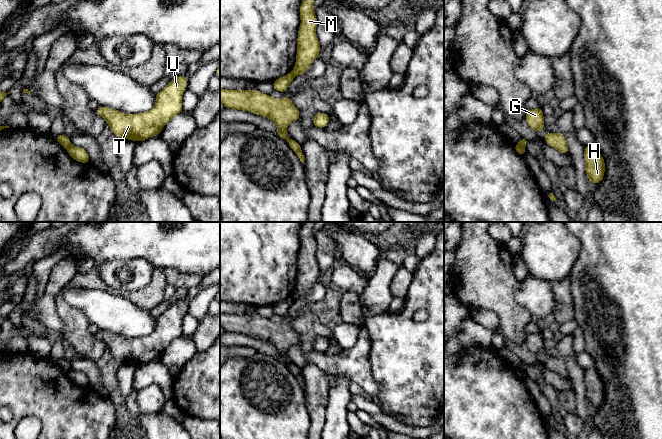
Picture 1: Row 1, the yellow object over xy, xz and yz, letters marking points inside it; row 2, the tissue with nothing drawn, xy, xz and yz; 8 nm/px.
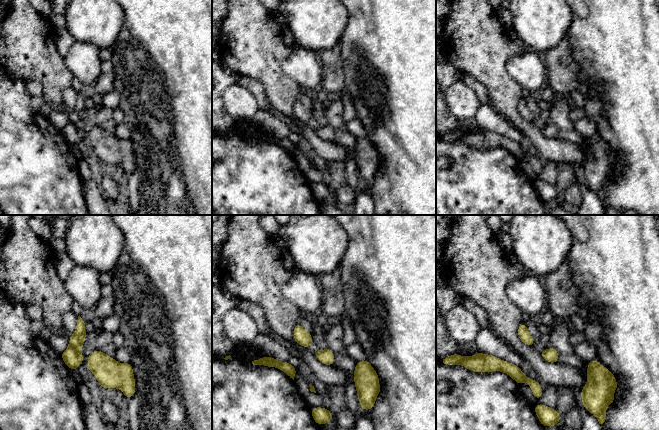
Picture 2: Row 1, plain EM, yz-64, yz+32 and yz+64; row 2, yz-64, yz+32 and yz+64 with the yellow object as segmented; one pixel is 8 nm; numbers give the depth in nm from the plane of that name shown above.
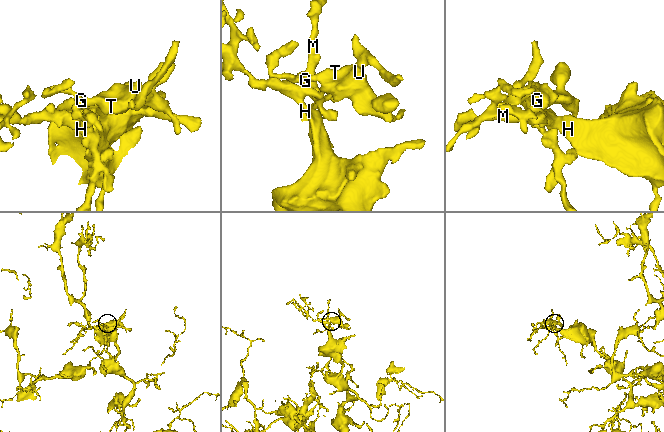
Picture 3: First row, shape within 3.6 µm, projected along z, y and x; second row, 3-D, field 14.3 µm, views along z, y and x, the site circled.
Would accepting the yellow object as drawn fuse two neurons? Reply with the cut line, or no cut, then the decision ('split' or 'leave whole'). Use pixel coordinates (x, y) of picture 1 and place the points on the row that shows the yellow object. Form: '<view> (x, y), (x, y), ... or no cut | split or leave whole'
yz (517, 144), (524, 149) | split

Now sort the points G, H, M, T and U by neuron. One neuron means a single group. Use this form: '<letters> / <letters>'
G T U / H M

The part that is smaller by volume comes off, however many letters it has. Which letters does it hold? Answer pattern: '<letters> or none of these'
G, T, U

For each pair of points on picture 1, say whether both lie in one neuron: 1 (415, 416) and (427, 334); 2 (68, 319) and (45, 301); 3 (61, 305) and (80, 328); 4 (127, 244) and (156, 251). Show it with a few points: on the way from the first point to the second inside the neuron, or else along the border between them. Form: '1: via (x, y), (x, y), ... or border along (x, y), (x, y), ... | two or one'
1: via (417, 396), (417, 383), (427, 366), (427, 354) | one
2: border along (59, 292), (55, 307), (63, 333) | two
3: via (65, 311), (75, 322) | one
4: via (134, 244), (149, 244) | one

